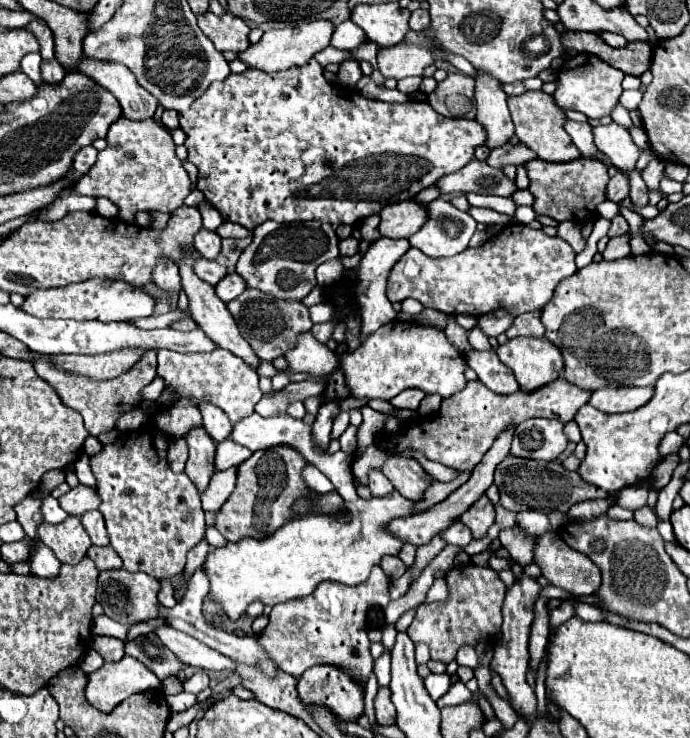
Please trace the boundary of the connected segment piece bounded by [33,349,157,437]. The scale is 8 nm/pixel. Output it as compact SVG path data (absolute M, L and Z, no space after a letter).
M149 349L135 365L133 369L129 369L127 373L123 373L121 377L117 379L111 379L111 381L91 381L87 377L79 377L79 375L69 375L65 371L59 371L47 355L41 355L41 353L33 353L33 359L35 359L35 371L41 379L45 379L53 389L55 393L59 395L59 399L63 401L63 405L67 405L69 409L75 409L77 413L81 413L83 421L85 421L85 429L91 433L91 435L99 435L99 433L105 433L105 431L111 431L115 429L115 421L119 415L139 407L139 393L145 385L149 385L153 379L155 379L155 371L157 371L157 351Z

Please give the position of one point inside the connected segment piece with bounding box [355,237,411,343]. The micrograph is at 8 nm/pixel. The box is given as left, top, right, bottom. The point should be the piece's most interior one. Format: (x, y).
(372, 278)

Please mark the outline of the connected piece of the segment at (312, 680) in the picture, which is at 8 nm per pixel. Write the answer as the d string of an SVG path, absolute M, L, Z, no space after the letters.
M339 667L307 669L297 681L297 693L303 705L323 705L337 721L357 721L363 715L363 689Z

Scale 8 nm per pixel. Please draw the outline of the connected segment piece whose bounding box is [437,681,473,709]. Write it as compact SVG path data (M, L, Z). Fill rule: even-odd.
M457 681L455 685L451 685L449 693L445 693L439 701L437 701L437 707L443 709L443 707L449 707L449 705L461 705L461 703L467 703L473 699L473 693L461 683Z

